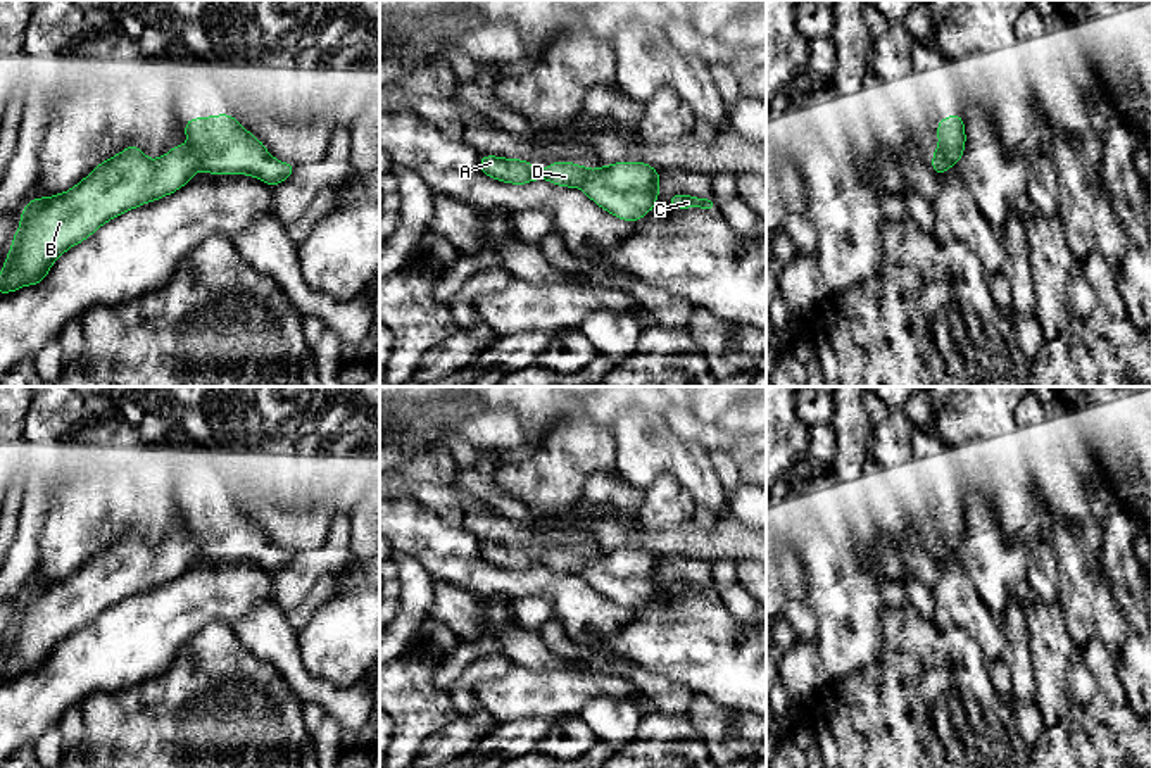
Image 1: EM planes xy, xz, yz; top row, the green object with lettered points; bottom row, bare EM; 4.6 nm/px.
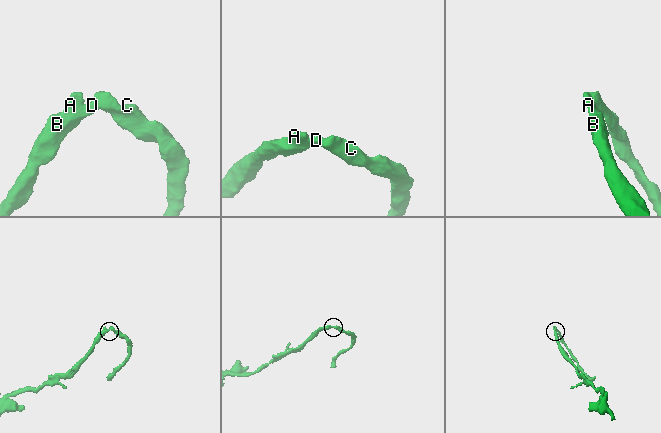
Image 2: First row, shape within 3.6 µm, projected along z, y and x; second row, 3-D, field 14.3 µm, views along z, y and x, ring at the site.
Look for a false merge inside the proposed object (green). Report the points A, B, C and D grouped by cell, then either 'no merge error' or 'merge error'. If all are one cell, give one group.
groups A B D / C; merge error

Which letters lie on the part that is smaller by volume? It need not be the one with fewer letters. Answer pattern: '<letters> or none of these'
C

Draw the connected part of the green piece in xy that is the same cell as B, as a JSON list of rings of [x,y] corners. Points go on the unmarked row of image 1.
[[[128,532],[64,580],[31,585],[0,658],[0,680],[41,670],[71,633],[124,599],[183,575],[202,551],[190,532],[159,545]]]

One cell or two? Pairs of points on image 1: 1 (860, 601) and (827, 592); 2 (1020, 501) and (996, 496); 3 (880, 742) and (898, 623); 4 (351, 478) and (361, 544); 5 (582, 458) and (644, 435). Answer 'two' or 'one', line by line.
1: one
2: one
3: one
4: two
5: two

